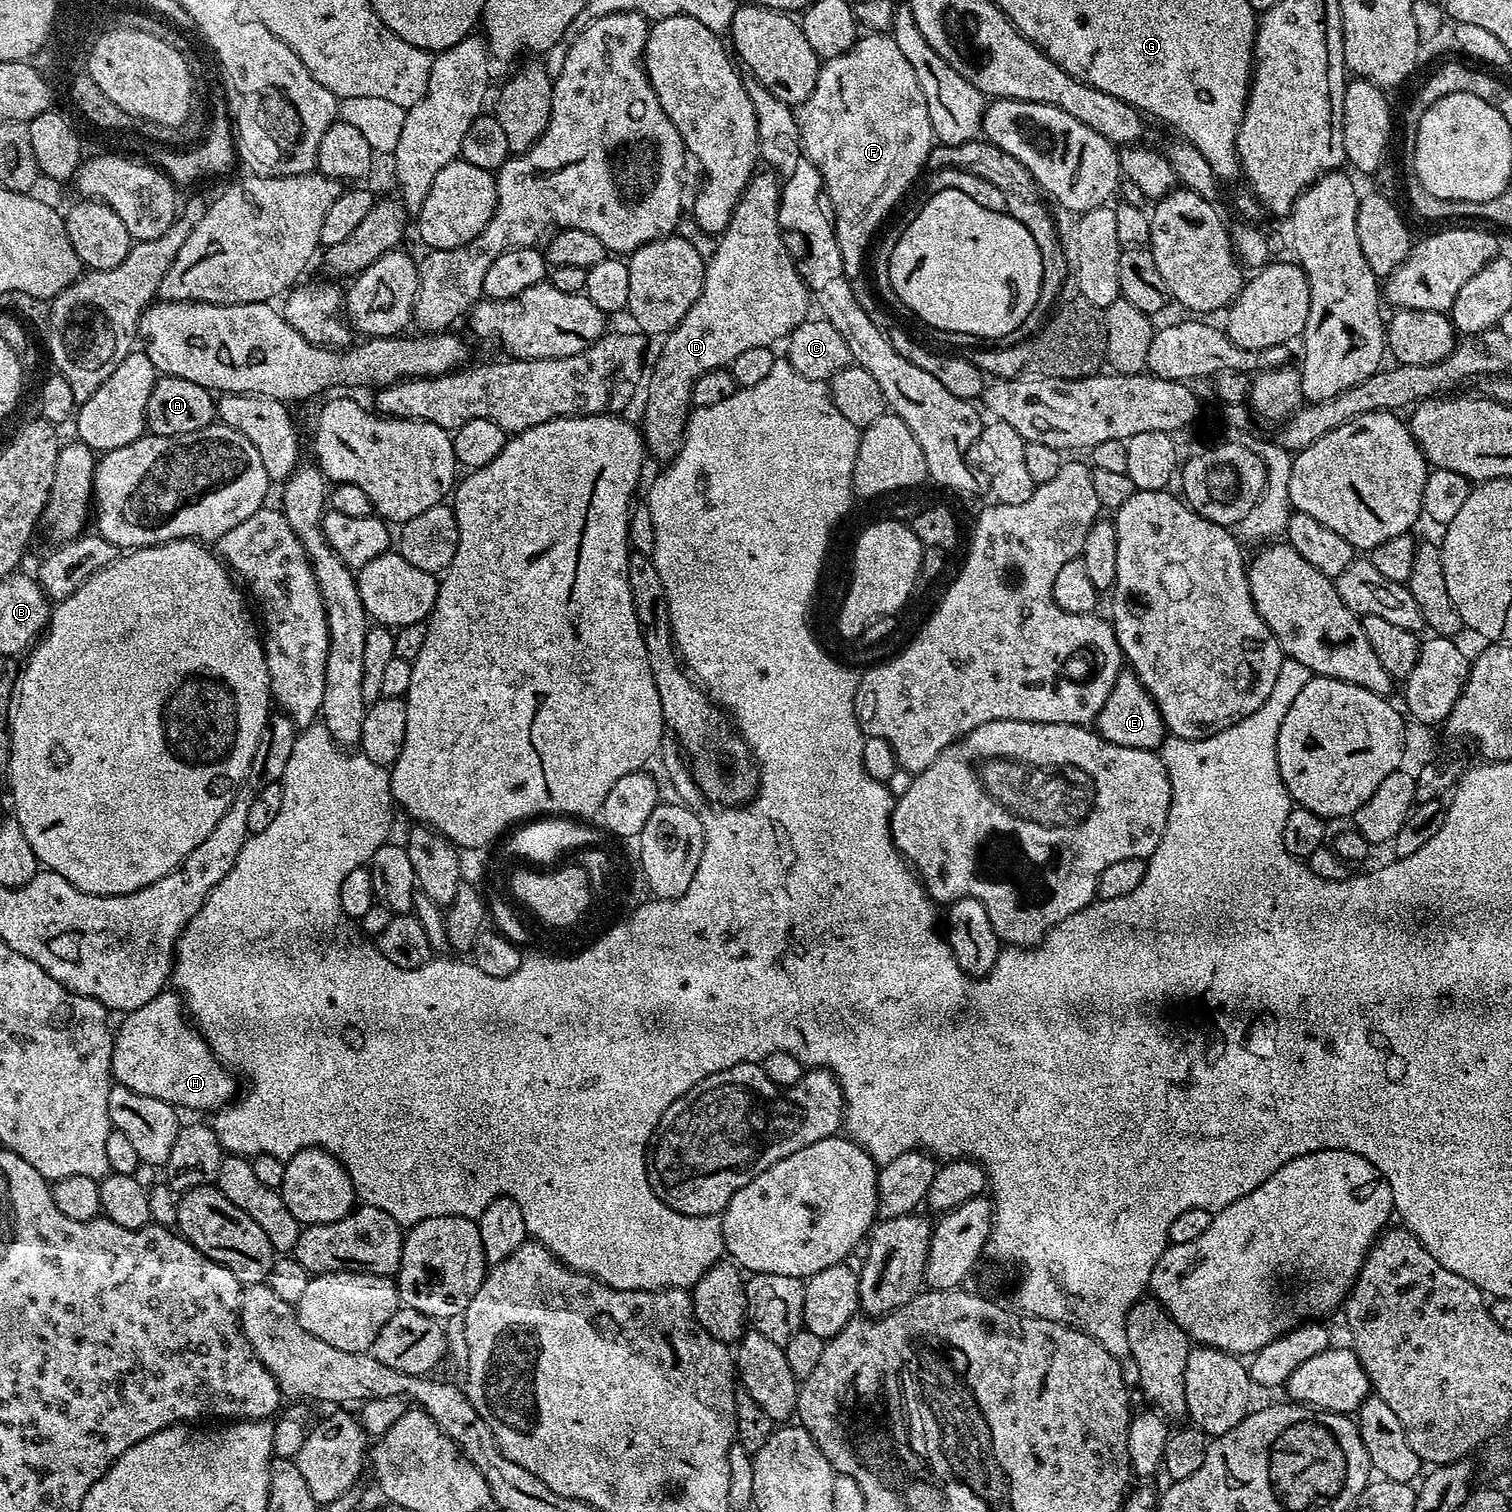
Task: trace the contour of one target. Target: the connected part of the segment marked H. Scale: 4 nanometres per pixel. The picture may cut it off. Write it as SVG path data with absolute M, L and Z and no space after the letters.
M175 991L158 993L146 1006L138 1006L121 1020L124 1021L115 1029L112 1042L115 1083L146 1094L146 1098L162 1098L162 1102L180 1110L197 1108L211 1113L232 1103L237 1095L237 1077L220 1063L208 1041L190 1023L184 1002Z

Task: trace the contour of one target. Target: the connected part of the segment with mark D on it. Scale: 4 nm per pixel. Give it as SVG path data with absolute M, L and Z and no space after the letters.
M771 170L757 171L746 186L746 190L736 203L730 222L723 232L719 233L716 249L712 257L707 257L704 265L704 285L698 302L690 308L686 318L673 332L663 337L664 345L660 348L660 357L656 365L651 365L648 384L648 401L644 404L644 424L642 435L644 447L663 462L671 461L680 453L680 445L684 443L684 434L688 427L690 409L693 407L692 391L698 378L715 368L728 368L738 354L745 350L767 348L775 345L775 340L783 341L791 336L798 325L809 319L810 293L800 277L785 236L780 227L779 206L782 180Z

